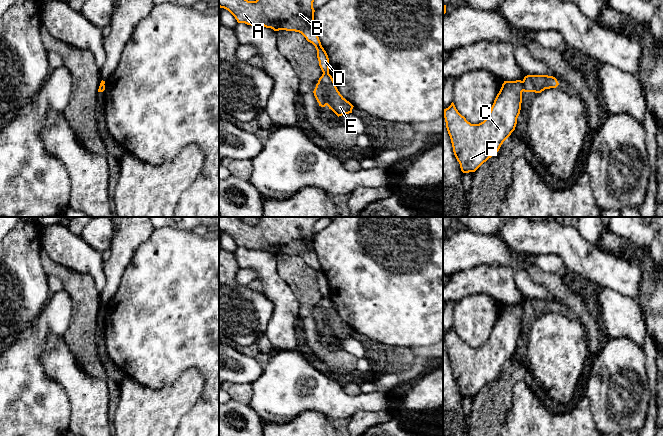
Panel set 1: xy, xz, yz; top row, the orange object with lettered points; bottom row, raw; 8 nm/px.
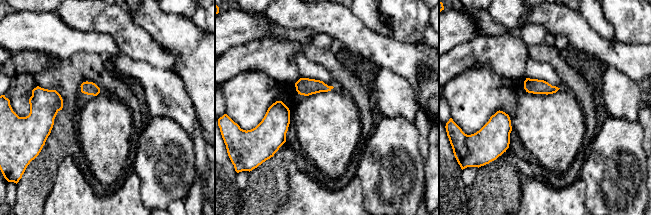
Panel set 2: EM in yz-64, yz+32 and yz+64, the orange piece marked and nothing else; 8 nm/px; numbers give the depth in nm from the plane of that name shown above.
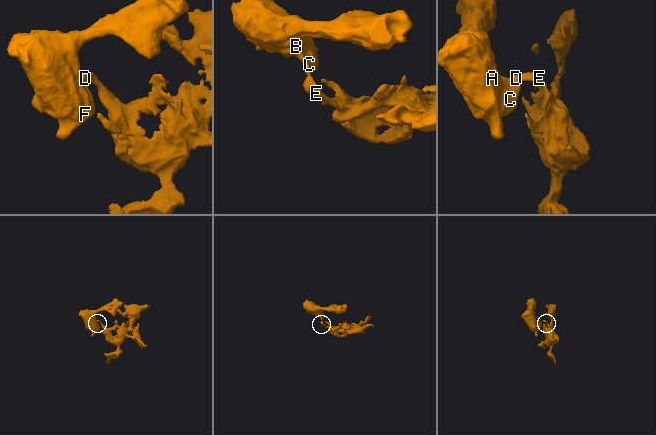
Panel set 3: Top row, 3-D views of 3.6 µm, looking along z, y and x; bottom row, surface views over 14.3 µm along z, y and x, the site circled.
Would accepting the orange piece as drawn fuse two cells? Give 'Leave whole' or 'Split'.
Split

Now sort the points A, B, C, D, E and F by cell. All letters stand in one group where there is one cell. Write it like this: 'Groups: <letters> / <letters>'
Groups: A B C D F / E

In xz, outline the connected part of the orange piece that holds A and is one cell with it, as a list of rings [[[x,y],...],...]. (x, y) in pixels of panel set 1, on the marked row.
[[[219,0],[219,7],[228,10],[238,23],[264,26],[274,31],[301,33],[317,50],[319,66],[329,73],[329,58],[314,26],[314,0]]]

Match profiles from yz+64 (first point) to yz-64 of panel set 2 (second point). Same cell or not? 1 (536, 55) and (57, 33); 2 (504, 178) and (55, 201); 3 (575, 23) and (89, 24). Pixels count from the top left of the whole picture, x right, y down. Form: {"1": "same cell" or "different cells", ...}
{"1": "different cells", "2": "different cells", "3": "same cell"}

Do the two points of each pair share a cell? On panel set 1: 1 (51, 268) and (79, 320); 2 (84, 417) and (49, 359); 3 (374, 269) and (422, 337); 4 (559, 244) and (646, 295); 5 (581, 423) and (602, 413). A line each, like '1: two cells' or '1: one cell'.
1: one cell
2: one cell
3: one cell
4: two cells
5: two cells

